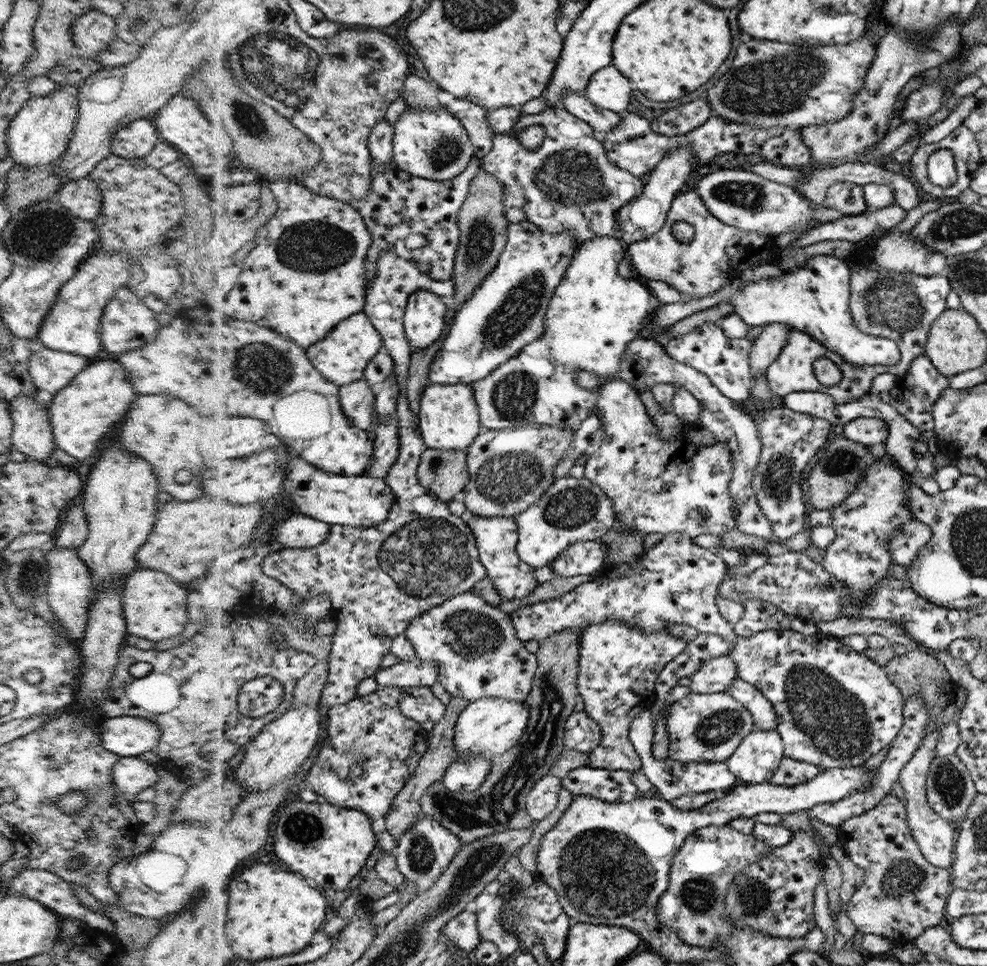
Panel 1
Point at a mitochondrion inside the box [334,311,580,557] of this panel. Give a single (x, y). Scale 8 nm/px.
(508, 476)

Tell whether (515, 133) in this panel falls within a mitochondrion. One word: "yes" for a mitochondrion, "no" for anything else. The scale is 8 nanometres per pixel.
no

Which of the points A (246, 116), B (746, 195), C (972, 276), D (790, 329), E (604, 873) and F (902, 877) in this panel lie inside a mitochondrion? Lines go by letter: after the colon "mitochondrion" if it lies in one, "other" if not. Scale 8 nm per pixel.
A: mitochondrion
B: mitochondrion
C: mitochondrion
D: other
E: mitochondrion
F: mitochondrion

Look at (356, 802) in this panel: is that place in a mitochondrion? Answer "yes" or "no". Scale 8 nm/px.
no

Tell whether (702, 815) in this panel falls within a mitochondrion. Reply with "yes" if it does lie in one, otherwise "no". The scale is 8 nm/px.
no

